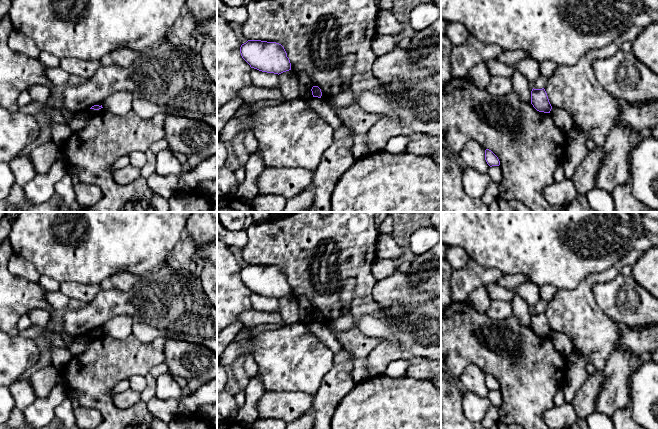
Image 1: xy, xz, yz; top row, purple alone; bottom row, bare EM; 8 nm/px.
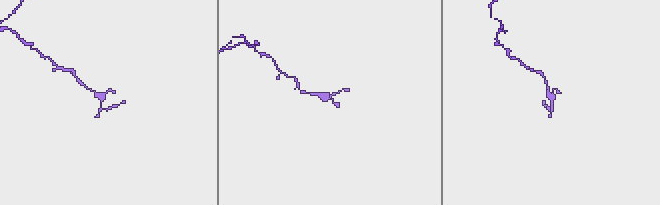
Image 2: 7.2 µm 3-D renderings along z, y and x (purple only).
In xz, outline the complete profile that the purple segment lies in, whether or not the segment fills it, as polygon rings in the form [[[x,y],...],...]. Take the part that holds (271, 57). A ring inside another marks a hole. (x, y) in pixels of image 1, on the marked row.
[[[248,40],[240,47],[242,58],[251,68],[262,72],[281,74],[291,70],[284,47],[276,42]]]

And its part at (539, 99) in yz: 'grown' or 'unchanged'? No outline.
unchanged

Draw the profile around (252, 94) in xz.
[[[253,84],[243,87],[238,91],[238,95],[243,98],[250,107],[254,107],[260,100],[281,100],[283,97],[279,89],[267,89]]]

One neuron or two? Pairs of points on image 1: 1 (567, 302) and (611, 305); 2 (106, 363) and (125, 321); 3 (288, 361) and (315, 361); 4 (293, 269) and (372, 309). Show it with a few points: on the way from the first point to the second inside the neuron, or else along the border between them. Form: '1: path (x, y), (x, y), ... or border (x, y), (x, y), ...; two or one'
1: border (597, 282), (593, 286), (597, 306), (614, 321); two
2: border (103, 331), (117, 338), (126, 338), (132, 334); two
3: path (295, 361), (308, 361); one
4: path (318, 239), (337, 239), (353, 255), (364, 279); one

